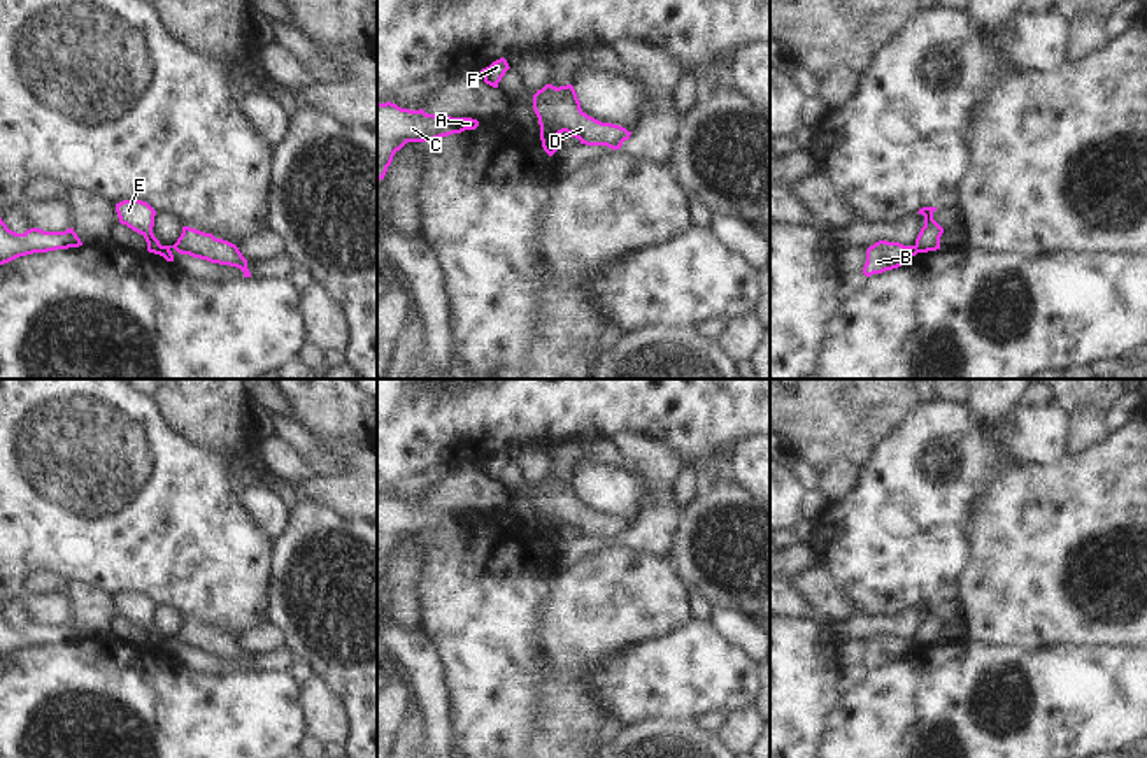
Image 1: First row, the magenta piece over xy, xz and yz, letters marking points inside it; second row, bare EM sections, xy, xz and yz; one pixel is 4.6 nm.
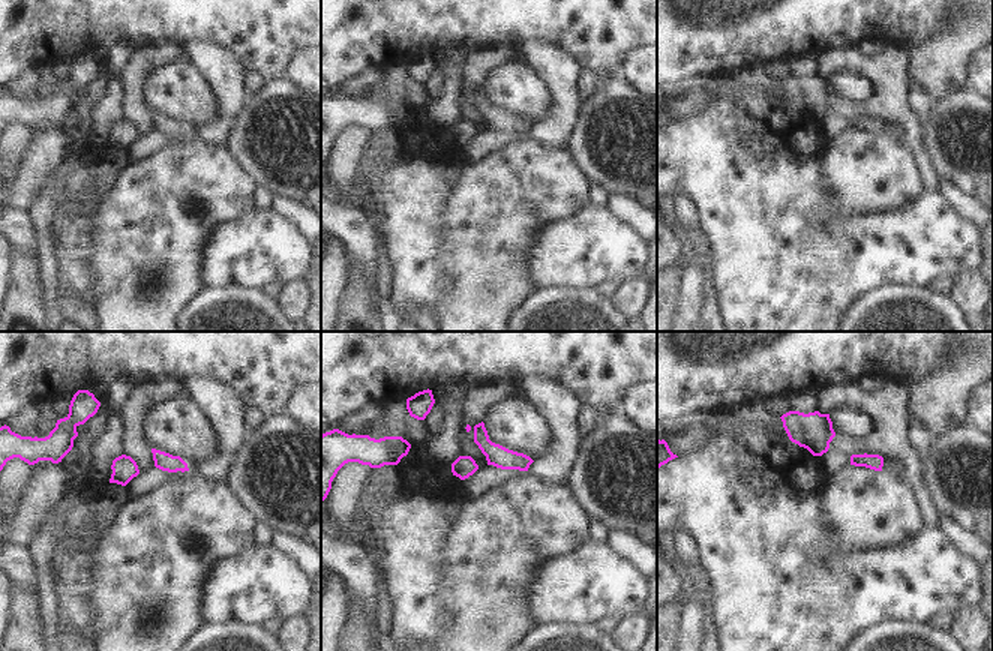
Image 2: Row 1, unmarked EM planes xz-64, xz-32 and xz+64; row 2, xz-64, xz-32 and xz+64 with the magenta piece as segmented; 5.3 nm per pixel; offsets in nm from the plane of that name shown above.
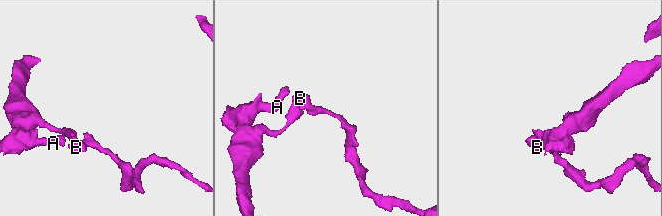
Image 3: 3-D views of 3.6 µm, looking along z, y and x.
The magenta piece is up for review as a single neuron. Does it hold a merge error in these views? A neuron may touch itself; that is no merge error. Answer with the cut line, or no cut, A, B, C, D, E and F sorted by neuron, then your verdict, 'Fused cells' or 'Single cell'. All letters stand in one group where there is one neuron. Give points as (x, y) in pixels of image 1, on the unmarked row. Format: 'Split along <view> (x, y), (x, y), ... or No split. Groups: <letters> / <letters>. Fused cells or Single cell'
Split along xz (541, 523), (549, 523), (556, 529). Groups: A C E F / B D. Fused cells.

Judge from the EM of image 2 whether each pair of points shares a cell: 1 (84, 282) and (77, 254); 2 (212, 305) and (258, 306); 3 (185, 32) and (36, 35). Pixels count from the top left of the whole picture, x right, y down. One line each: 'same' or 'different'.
1: same
2: same
3: same

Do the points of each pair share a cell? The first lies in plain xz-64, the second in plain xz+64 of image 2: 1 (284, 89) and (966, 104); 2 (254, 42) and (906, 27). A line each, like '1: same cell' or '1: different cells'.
1: same cell
2: same cell

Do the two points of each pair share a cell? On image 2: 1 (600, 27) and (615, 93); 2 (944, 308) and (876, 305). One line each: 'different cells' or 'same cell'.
1: different cells
2: same cell

